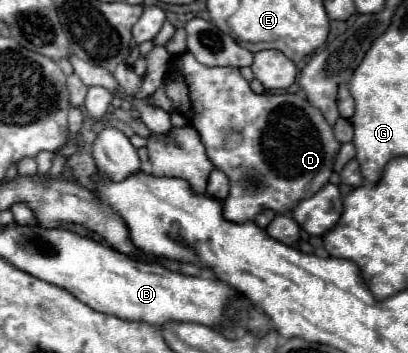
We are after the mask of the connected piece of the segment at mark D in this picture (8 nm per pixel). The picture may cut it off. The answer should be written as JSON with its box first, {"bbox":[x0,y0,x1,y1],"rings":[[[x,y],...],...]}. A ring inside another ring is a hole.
{"bbox":[167,53,341,221],"rings":[[[185,53],[183,57],[177,57],[171,63],[167,95],[189,119],[189,123],[199,131],[201,141],[207,147],[207,157],[231,181],[231,191],[223,201],[223,215],[227,217],[227,221],[253,221],[265,209],[273,209],[275,213],[287,215],[307,197],[311,181],[313,193],[317,193],[329,183],[341,143],[335,139],[333,129],[323,119],[321,111],[311,107],[303,95],[295,93],[257,95],[241,77],[239,69],[231,67],[207,69],[205,65],[199,65],[199,61],[191,57],[191,53]]]}

